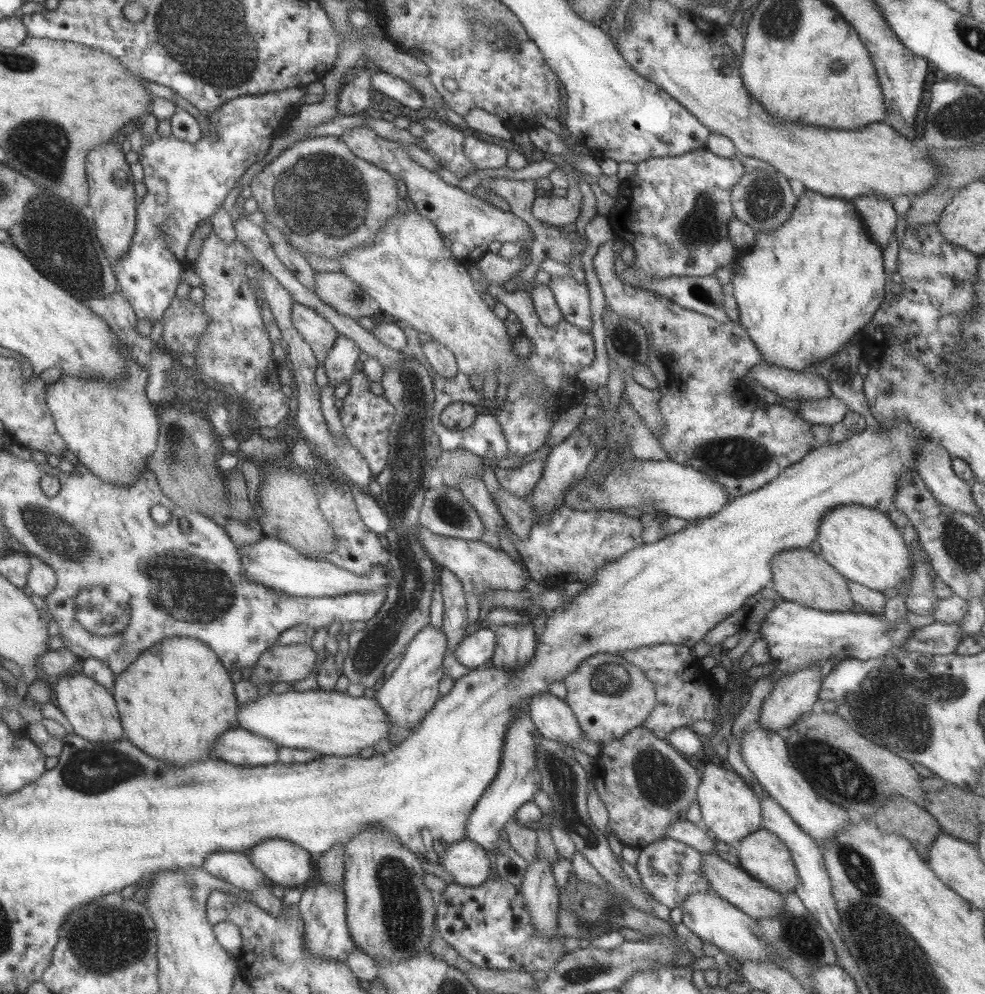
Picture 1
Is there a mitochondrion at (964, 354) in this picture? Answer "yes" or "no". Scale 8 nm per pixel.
no

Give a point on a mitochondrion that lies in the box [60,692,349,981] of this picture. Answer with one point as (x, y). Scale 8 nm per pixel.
(102, 940)

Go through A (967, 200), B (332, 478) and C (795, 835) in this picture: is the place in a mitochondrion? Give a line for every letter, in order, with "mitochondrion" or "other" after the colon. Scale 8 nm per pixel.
A: other
B: other
C: other

